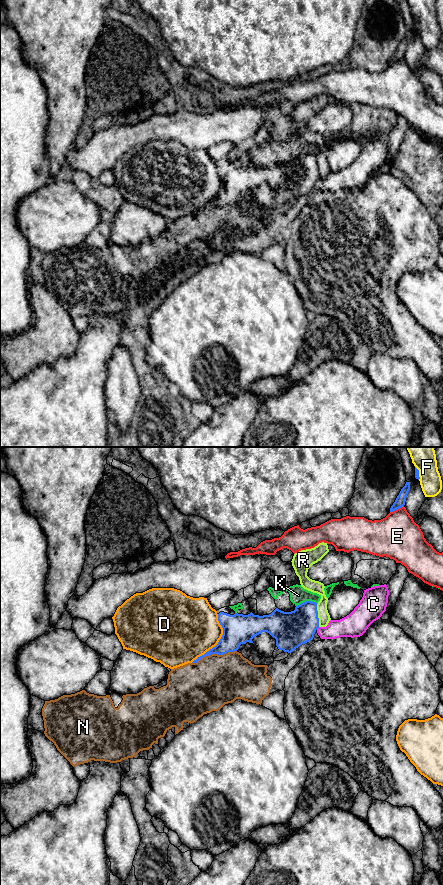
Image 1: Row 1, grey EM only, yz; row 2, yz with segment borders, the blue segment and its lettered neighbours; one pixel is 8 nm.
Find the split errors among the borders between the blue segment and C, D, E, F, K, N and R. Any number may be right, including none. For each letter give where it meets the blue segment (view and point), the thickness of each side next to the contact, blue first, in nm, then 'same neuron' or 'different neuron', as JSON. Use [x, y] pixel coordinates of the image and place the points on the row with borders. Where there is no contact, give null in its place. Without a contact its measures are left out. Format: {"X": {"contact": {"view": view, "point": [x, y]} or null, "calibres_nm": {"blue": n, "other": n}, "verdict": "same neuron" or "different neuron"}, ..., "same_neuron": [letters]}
{"C": {"contact": {"view": "yz", "point": [317, 628]}, "calibres_nm": {"blue": 280, "other": 160}, "verdict": "different neuron"}, "D": {"contact": {"view": "yz", "point": [218, 642]}, "calibres_nm": {"blue": 240, "other": 440}, "verdict": "different neuron"}, "E": {"contact": {"view": "yz", "point": [396, 509]}, "calibres_nm": {"blue": 80, "other": 360}, "verdict": "different neuron"}, "F": {"contact": {"view": "yz", "point": [418, 473]}, "calibres_nm": {"blue": 30, "other": 200}, "verdict": "different neuron"}, "K": {"contact": {"view": "yz", "point": [306, 601]}, "calibres_nm": {"blue": 280, "other": 140}, "verdict": "different neuron"}, "N": {"contact": {"view": "yz", "point": [214, 653]}, "calibres_nm": {"blue": 220, "other": 420}, "verdict": "same neuron"}, "R": {"contact": {"view": "yz", "point": [317, 615]}, "calibres_nm": {"blue": 280, "other": 100}, "verdict": "different neuron"}, "same_neuron": ["N"]}

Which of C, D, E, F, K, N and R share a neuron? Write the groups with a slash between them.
C / D / E / F / K / N / R

